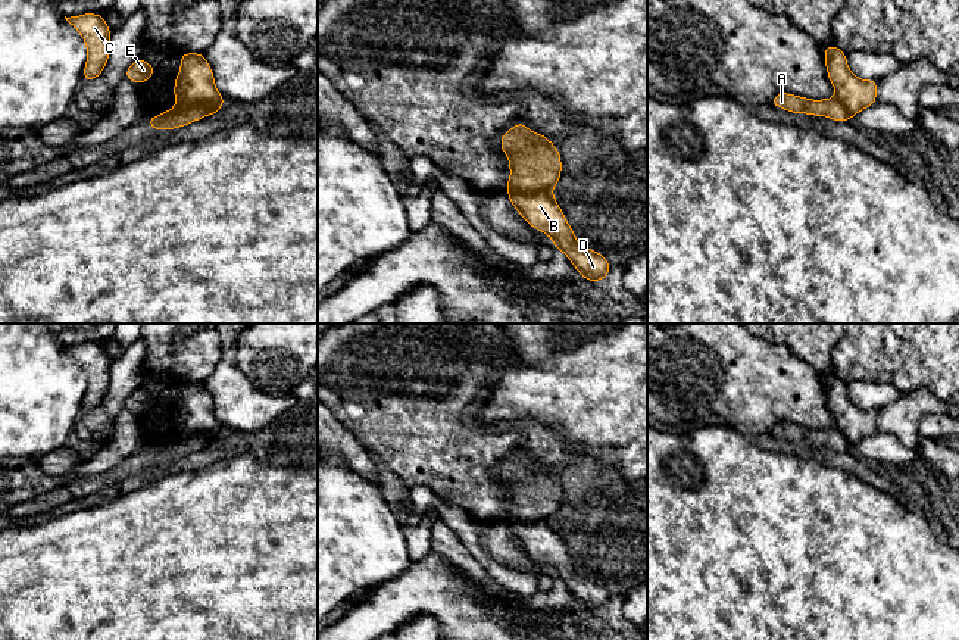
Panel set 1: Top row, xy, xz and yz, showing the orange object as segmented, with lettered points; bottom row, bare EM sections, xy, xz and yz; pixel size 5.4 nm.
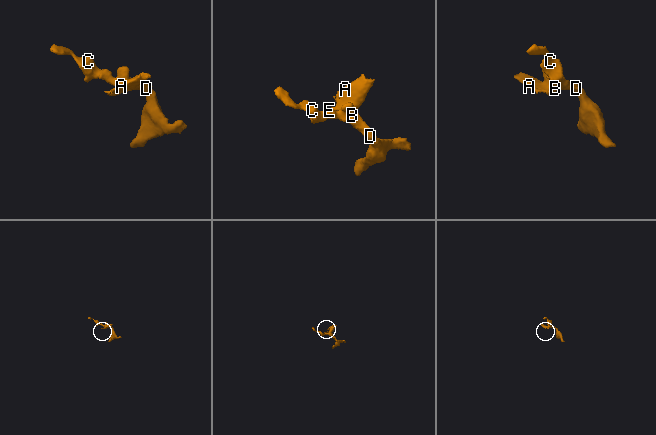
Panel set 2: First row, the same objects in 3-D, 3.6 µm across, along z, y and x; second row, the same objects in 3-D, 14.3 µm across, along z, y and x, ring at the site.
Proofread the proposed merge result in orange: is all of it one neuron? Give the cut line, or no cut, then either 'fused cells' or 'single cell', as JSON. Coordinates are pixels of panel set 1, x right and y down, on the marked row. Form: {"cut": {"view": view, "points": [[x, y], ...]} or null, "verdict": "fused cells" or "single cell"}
{"cut": {"view": "xy", "points": [[221, 105], [191, 103], [177, 106]]}, "verdict": "fused cells"}

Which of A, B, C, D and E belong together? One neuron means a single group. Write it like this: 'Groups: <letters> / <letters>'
Groups: A / B C D E

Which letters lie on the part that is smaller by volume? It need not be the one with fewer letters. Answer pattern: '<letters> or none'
A

